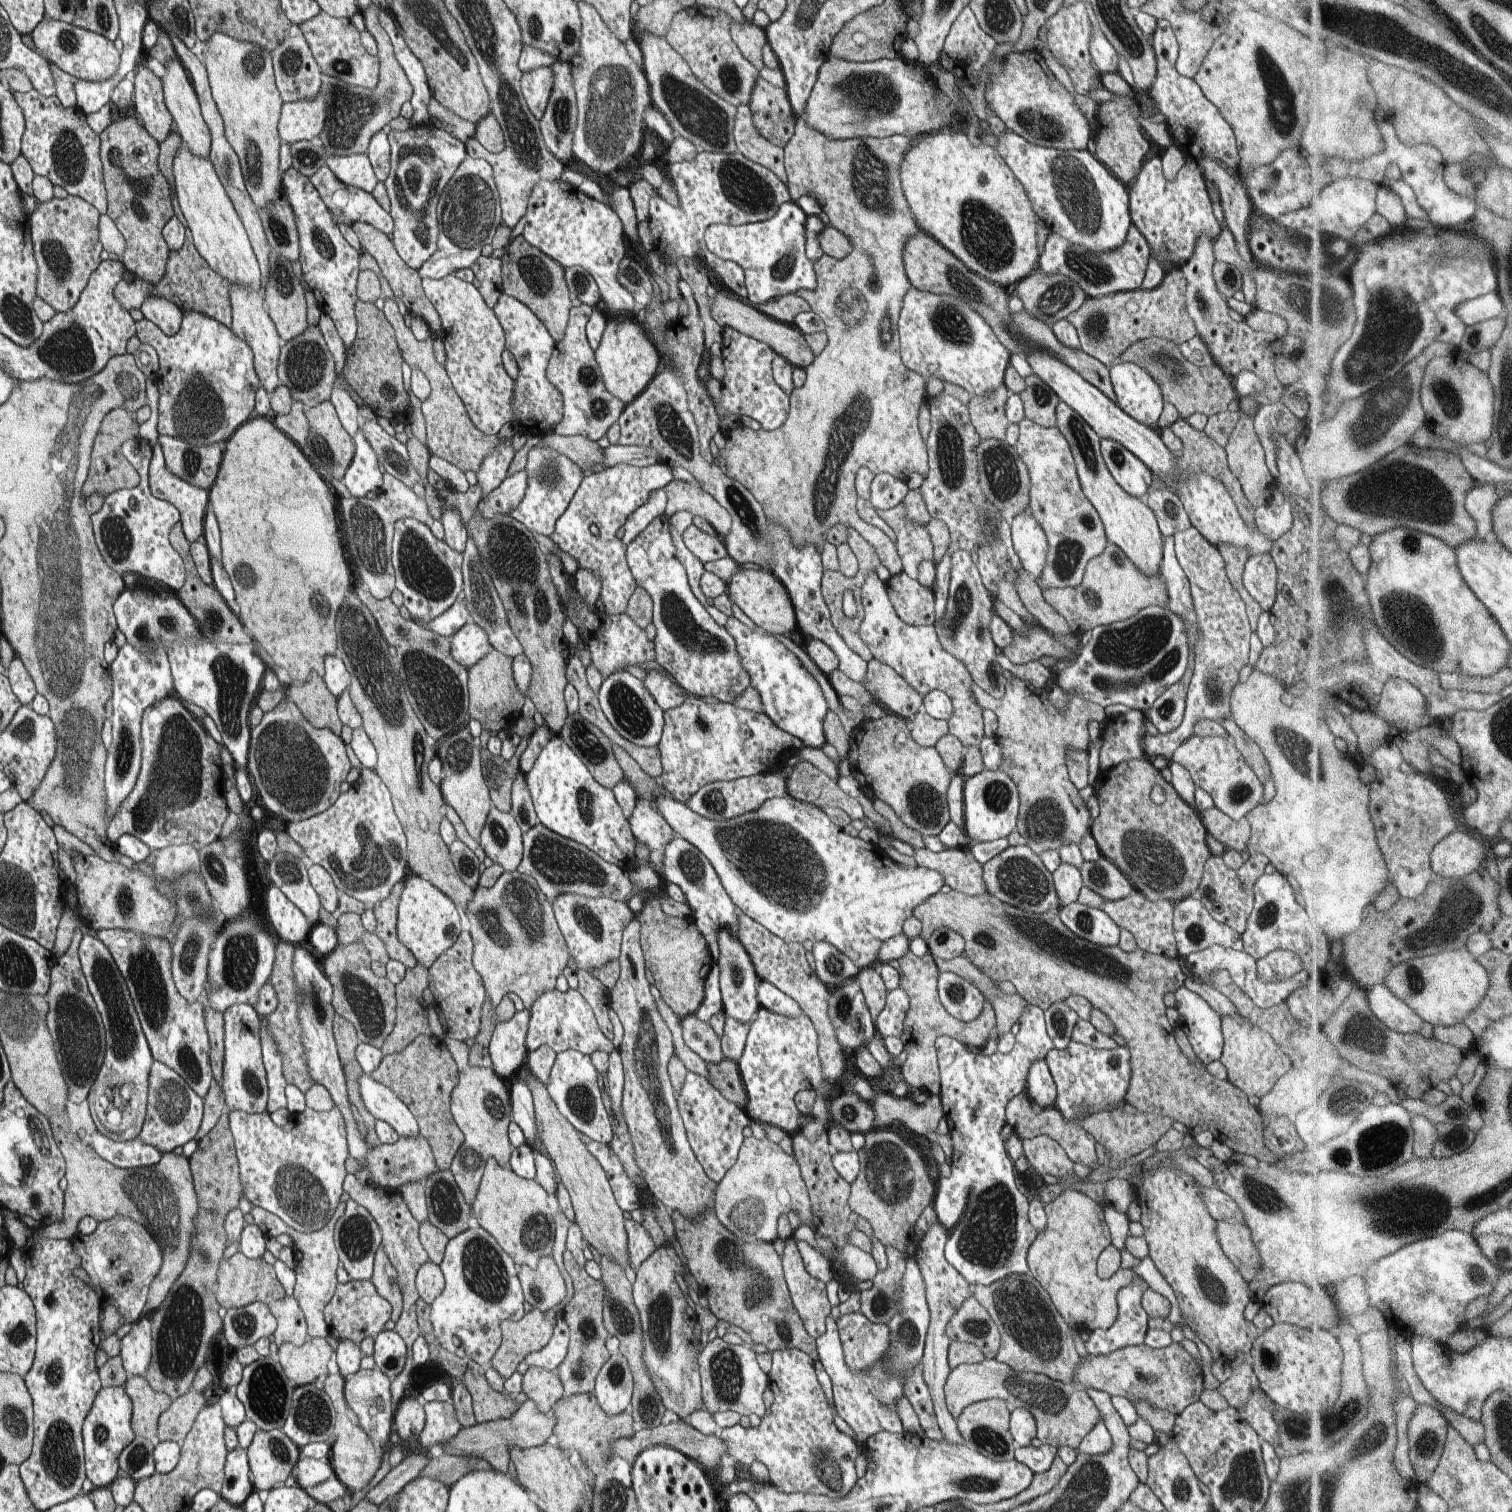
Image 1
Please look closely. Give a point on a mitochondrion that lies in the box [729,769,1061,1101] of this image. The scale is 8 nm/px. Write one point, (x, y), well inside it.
(1020, 880)

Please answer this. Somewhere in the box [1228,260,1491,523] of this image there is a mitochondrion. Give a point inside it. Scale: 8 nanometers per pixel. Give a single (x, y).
(1393, 321)

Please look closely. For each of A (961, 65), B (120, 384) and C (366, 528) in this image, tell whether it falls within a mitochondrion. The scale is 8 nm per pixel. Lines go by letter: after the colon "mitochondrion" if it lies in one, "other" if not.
A: other
B: mitochondrion
C: mitochondrion

